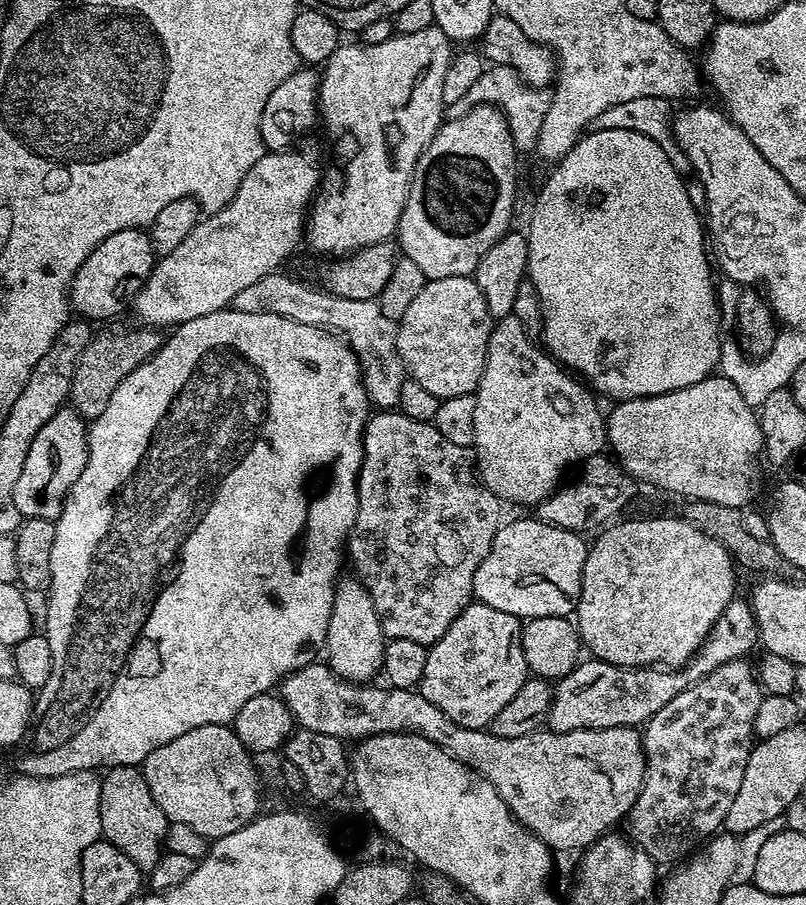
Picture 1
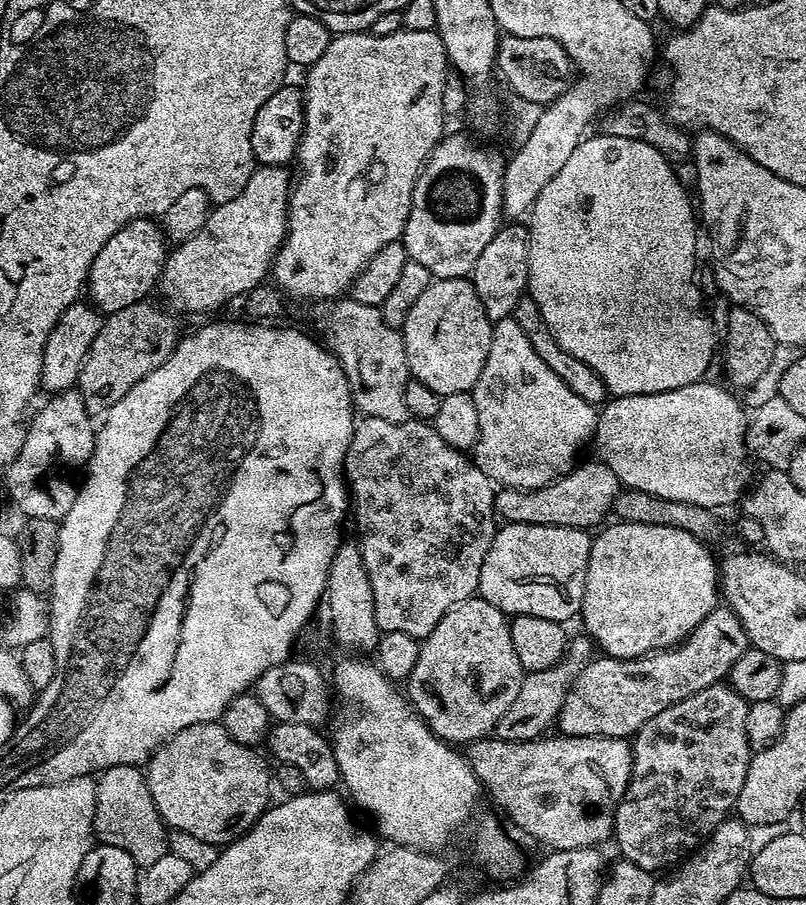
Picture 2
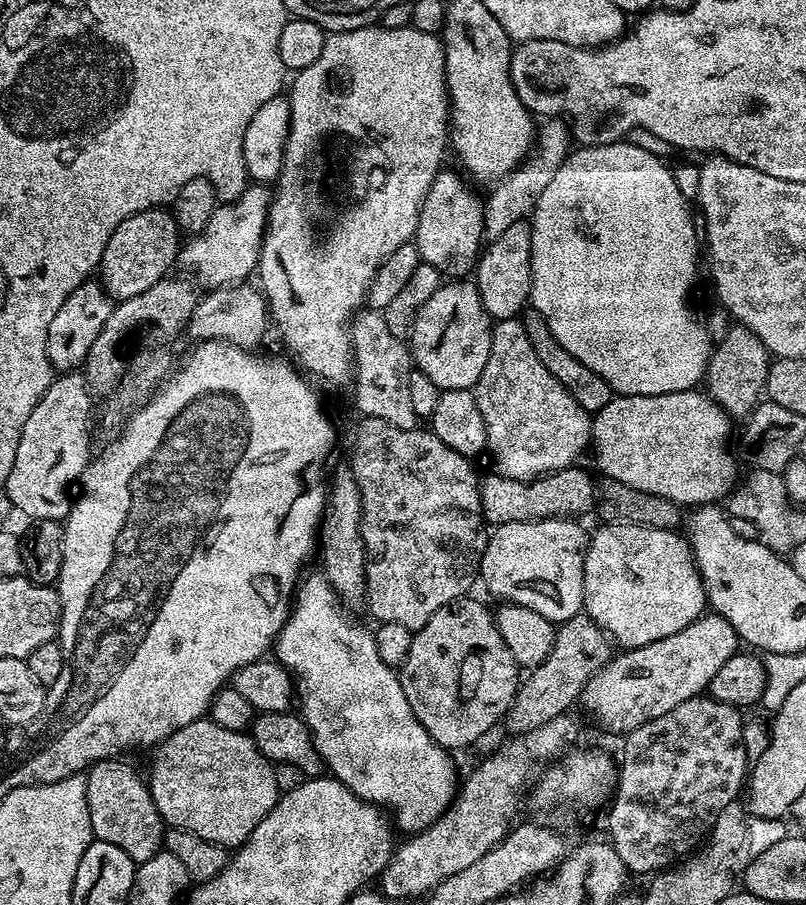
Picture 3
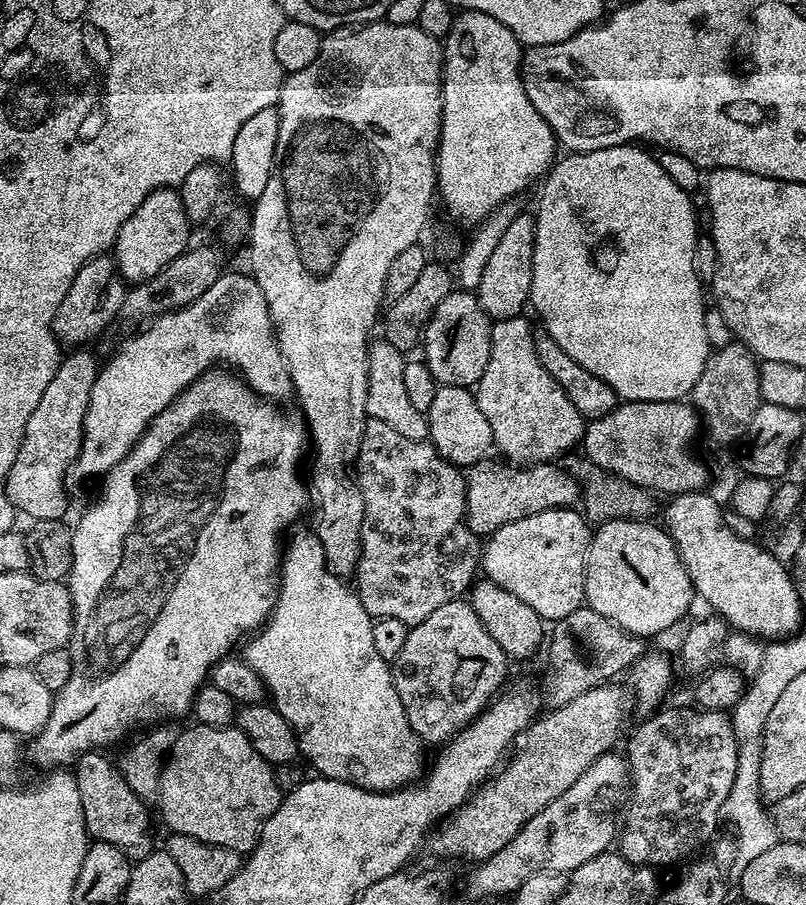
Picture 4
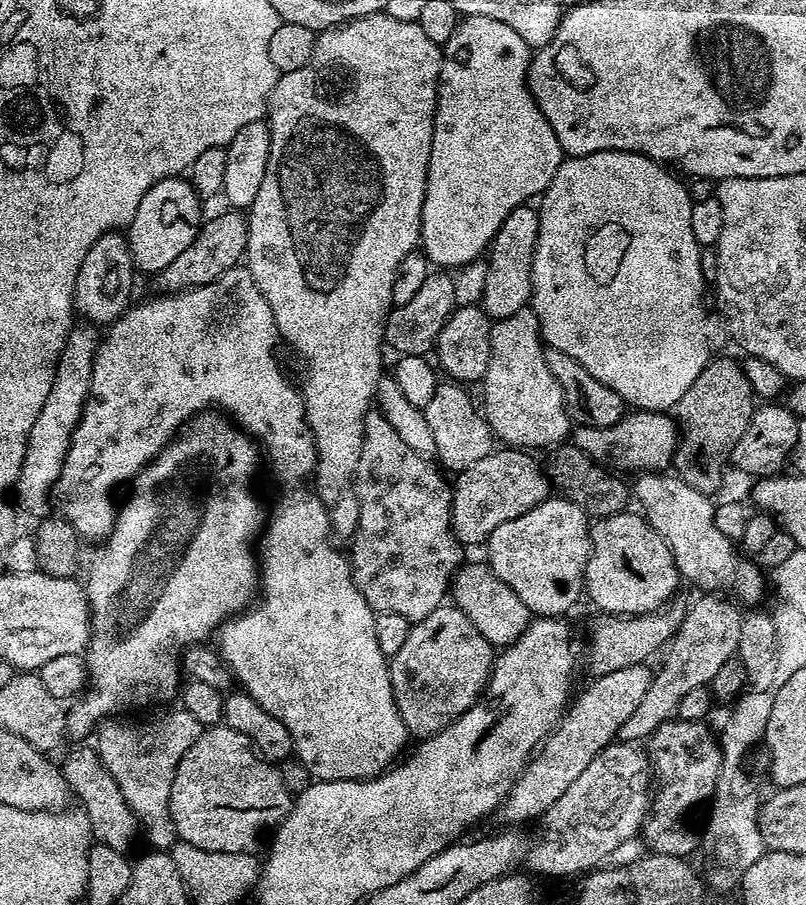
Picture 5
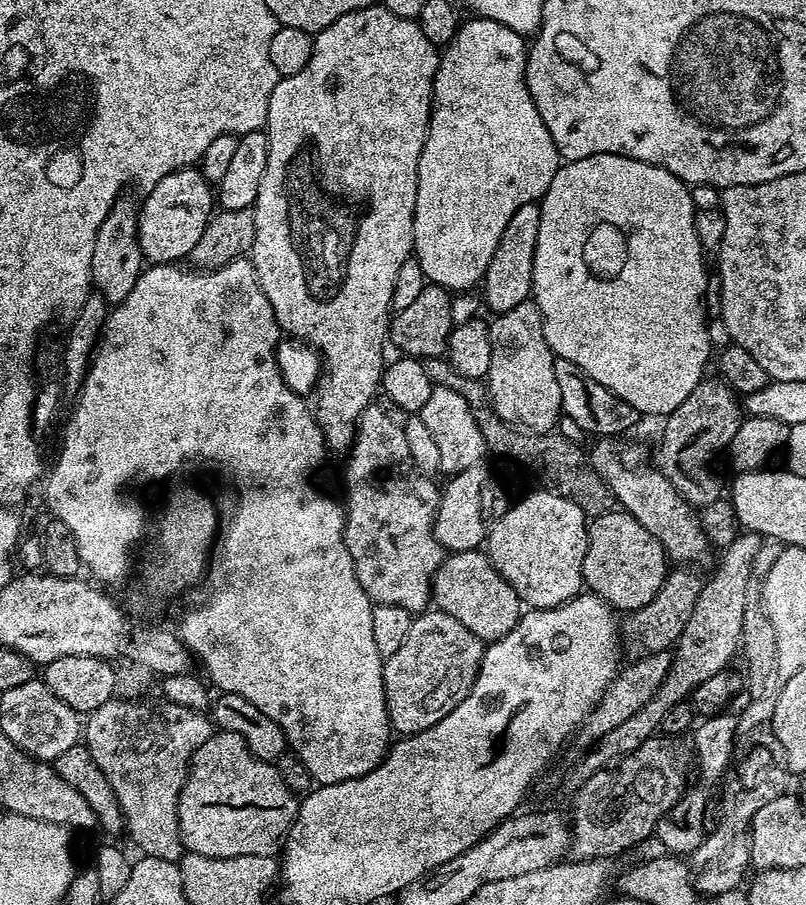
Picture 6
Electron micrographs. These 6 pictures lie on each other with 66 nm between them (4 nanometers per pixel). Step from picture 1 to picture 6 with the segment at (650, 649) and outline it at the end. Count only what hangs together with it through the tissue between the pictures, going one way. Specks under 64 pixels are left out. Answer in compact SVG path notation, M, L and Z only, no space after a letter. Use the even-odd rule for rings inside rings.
M613 510L595 517L588 526L588 545L584 559L584 583L593 596L601 596L609 608L631 614L646 606L670 571L664 547L629 512Z

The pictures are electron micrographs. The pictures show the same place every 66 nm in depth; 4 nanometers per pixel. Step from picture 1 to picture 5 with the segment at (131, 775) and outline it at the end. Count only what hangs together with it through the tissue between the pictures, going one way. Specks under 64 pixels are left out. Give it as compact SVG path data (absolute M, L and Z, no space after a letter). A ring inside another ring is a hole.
M95 747L70 749L65 754L64 761L59 761L58 767L68 784L69 793L75 799L76 796L80 799L79 807L90 822L93 841L127 853L136 836L138 840L136 815L134 810L130 810L130 806L126 806L126 798L122 798L122 790L118 790L118 782L114 782L114 778L110 778L110 774L104 769L100 757L96 755Z

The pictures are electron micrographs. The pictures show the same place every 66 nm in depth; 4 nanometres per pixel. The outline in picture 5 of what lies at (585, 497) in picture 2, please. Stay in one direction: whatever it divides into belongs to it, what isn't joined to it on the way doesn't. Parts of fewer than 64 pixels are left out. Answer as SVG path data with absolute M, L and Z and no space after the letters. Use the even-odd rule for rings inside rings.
M500 446L455 477L452 484L452 532L461 545L483 545L502 522L522 518L522 514L549 499L548 473L528 456L531 455L519 448Z

